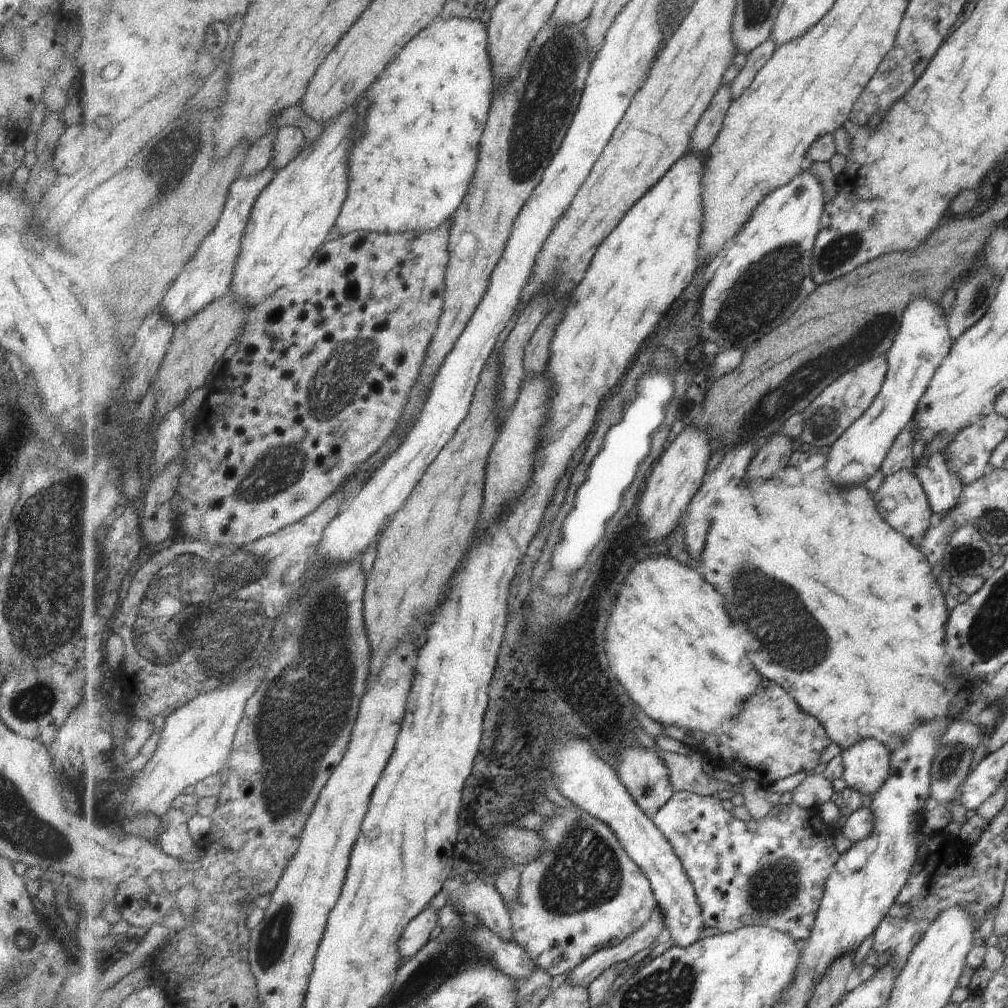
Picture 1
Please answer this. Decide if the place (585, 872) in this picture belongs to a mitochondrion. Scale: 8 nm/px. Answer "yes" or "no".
yes

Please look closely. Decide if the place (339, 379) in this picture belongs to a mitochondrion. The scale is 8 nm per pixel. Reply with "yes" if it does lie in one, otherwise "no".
yes

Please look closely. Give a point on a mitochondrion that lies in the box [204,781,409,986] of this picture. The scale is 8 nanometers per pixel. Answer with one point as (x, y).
(272, 940)

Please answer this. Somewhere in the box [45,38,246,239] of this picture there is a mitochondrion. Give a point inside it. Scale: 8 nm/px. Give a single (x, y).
(172, 158)

